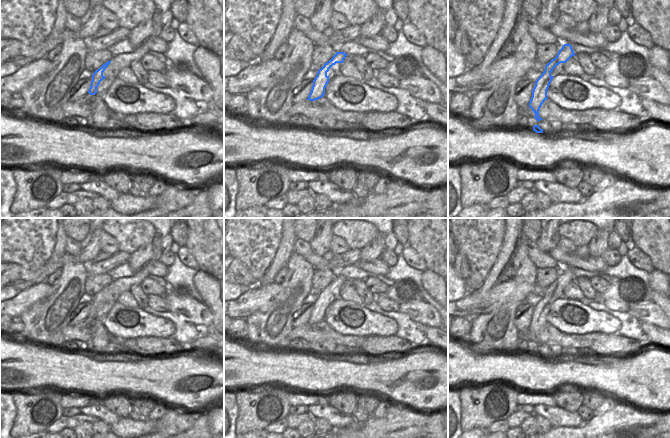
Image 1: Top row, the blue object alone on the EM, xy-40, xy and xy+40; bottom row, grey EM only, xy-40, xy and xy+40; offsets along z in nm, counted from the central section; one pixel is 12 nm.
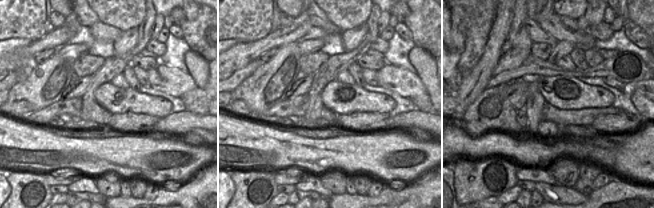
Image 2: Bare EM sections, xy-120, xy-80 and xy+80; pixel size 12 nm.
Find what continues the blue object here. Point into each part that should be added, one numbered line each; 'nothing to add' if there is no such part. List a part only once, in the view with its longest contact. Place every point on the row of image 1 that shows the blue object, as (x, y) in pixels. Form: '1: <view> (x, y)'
nothing to add

